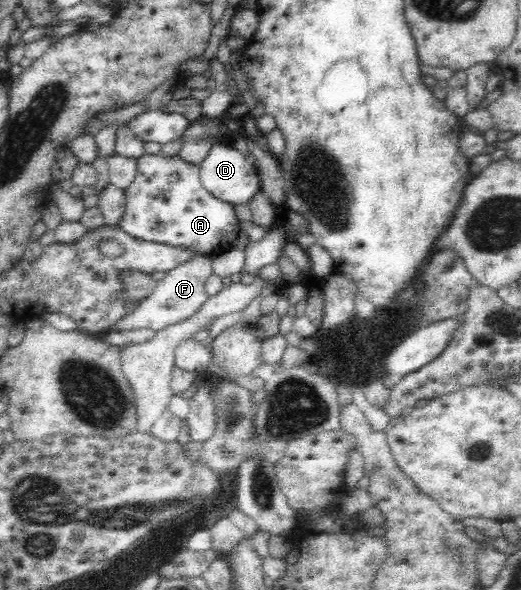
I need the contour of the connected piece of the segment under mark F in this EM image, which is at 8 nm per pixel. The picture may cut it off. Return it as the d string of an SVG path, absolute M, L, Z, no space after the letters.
M191 256L187 261L177 264L173 269L164 273L164 278L158 283L154 293L141 300L132 312L118 322L116 330L148 328L157 332L169 325L188 319L201 307L203 301L208 299L206 284L213 274L213 257L211 256Z

